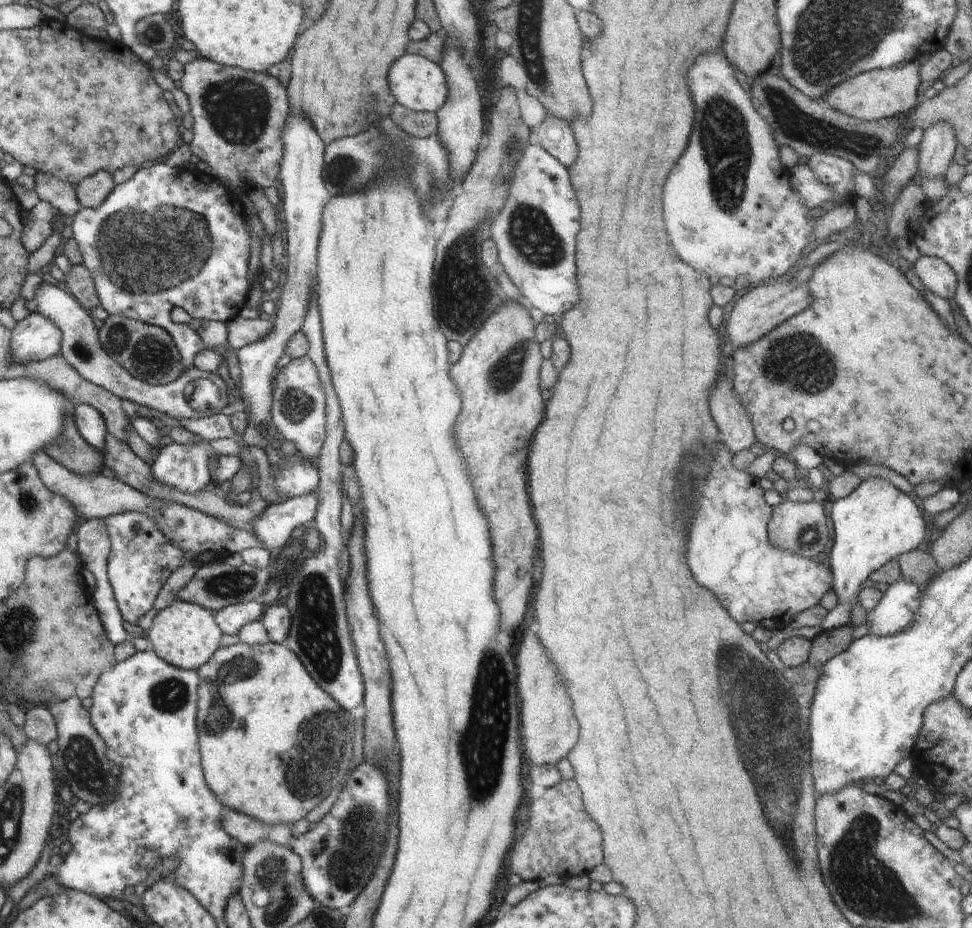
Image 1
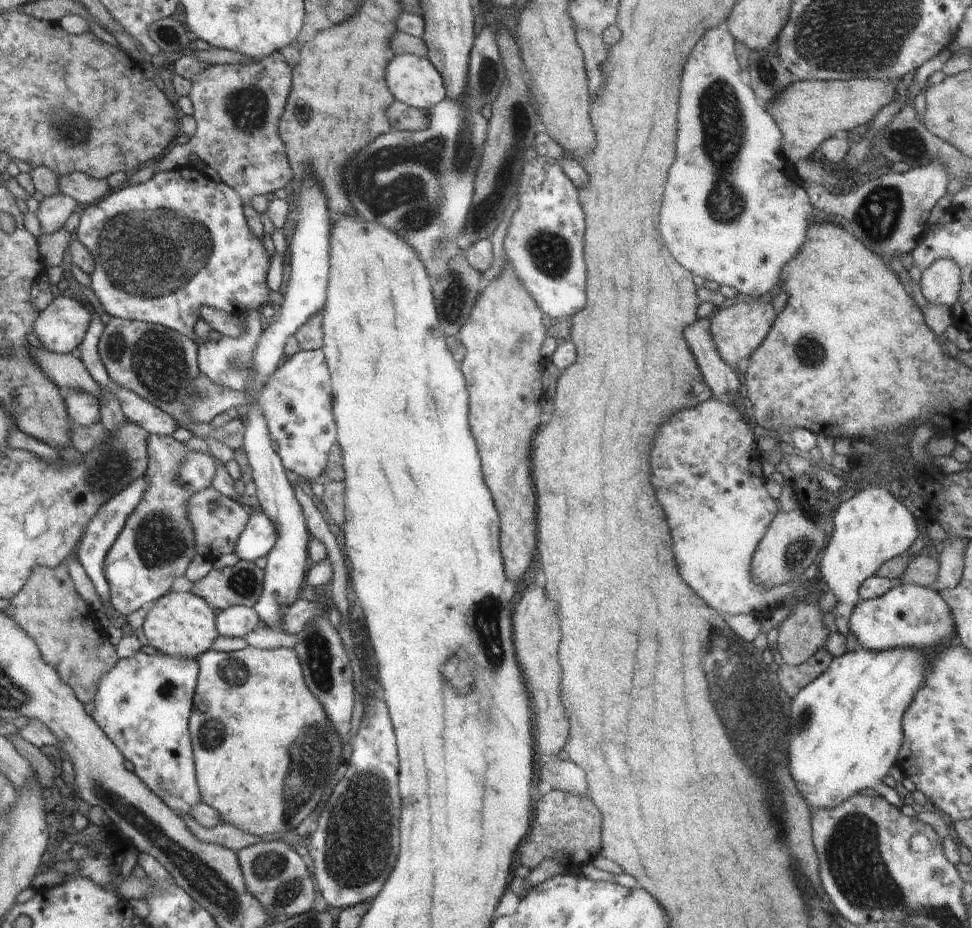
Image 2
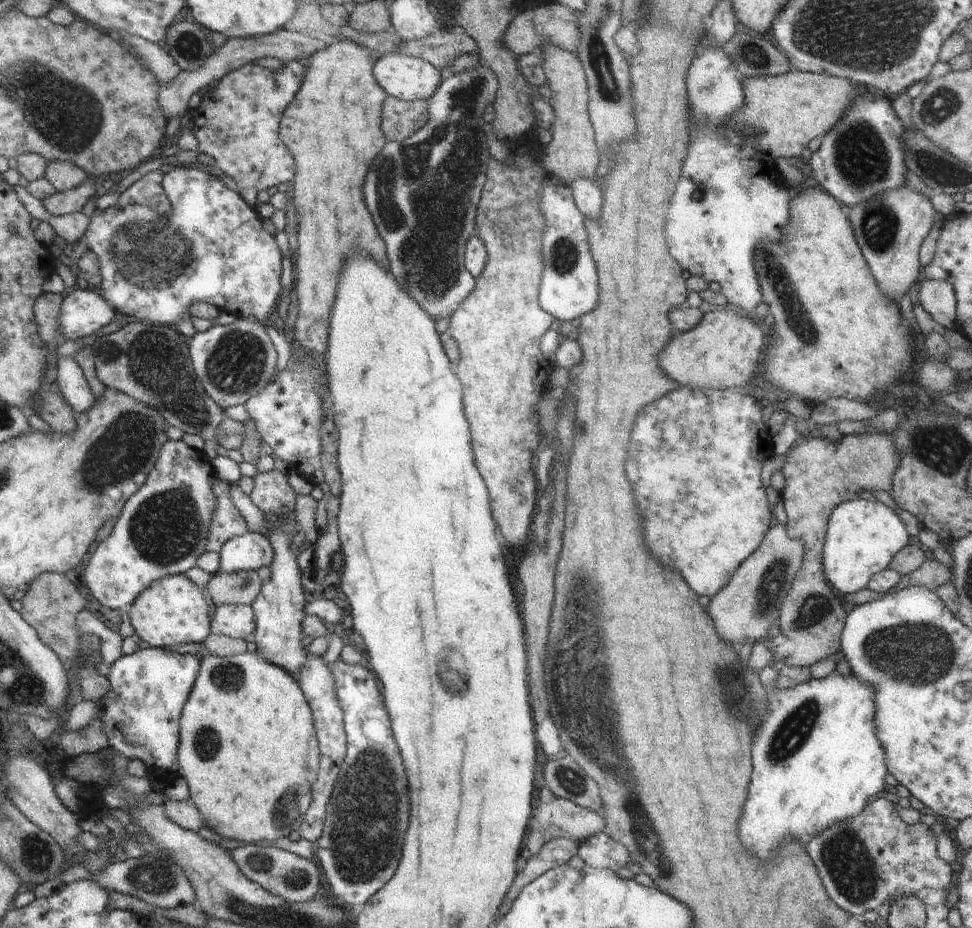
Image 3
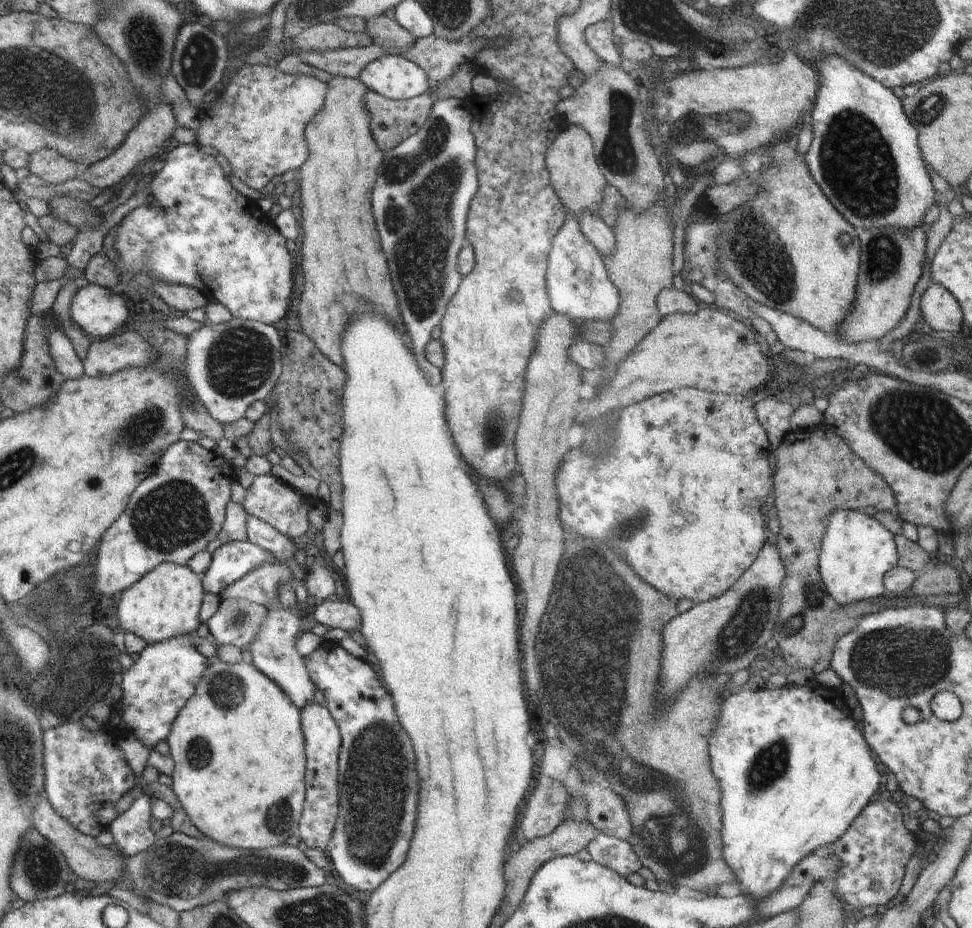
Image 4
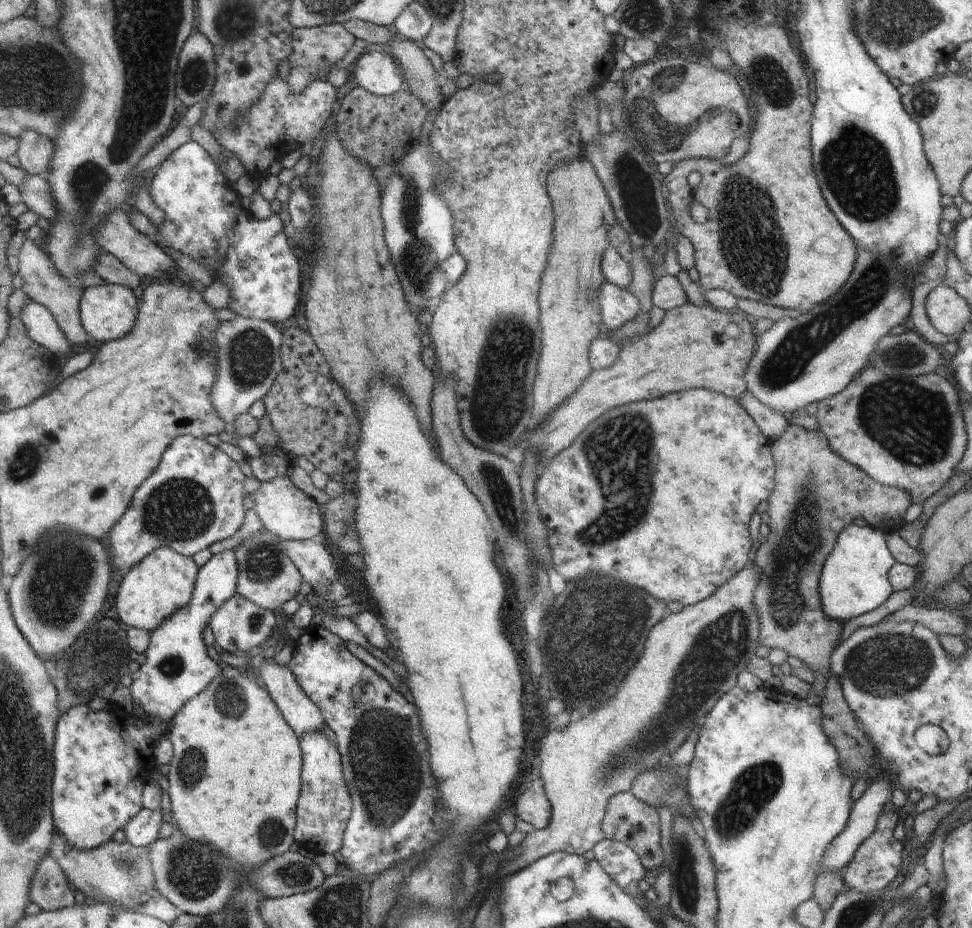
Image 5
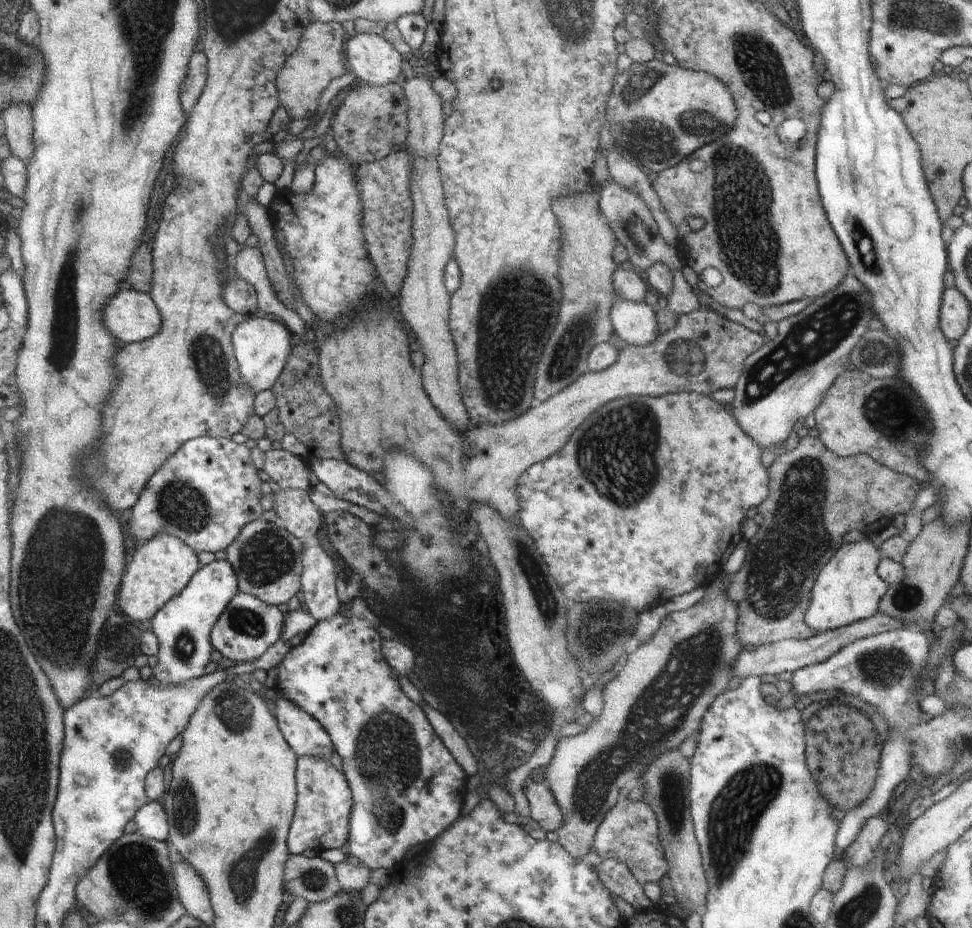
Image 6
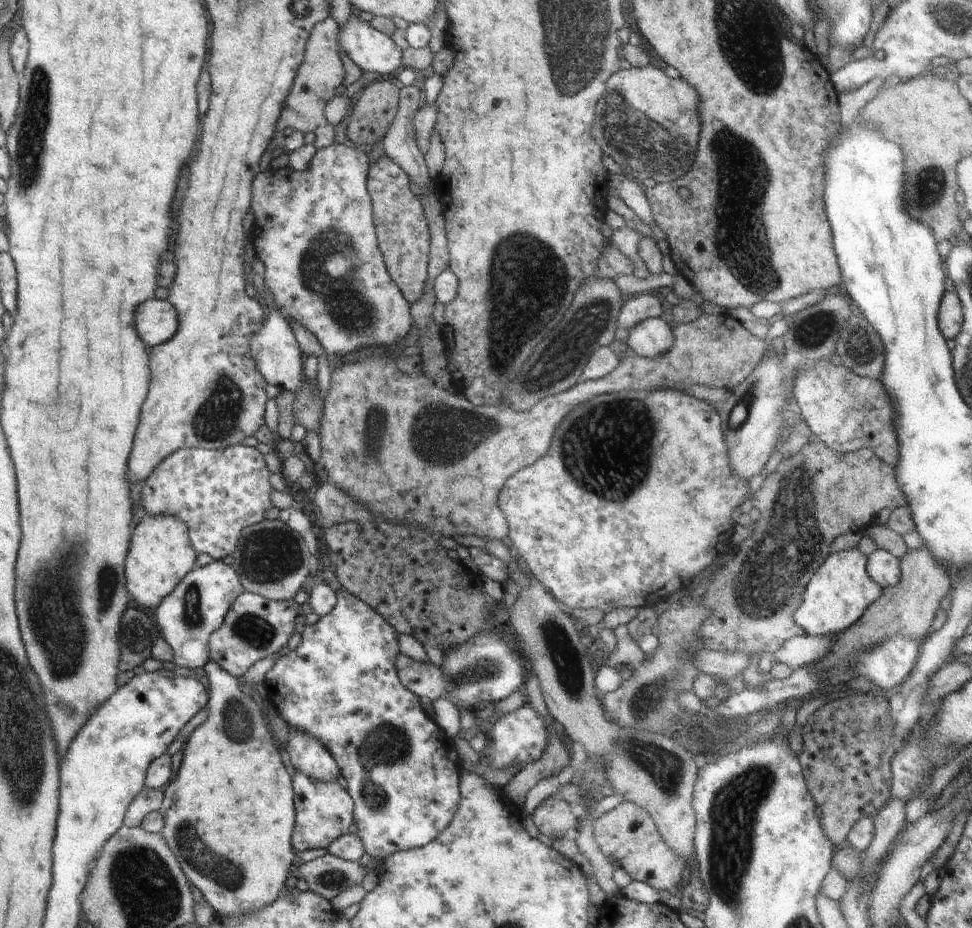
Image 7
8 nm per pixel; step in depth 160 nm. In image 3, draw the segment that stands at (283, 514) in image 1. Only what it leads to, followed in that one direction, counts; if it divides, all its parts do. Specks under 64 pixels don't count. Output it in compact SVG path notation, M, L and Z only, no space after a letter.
M249 530L224 544L220 552L219 572L232 574L240 570L256 571L263 566L270 567L273 559L273 546L267 533Z

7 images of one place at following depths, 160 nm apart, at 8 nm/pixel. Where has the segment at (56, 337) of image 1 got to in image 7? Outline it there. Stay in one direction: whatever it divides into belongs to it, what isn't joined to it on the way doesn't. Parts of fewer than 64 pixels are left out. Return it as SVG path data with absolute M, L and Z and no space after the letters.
M150 299L144 302L146 308L138 312L139 335L151 347L168 343L179 330L179 314L170 302Z

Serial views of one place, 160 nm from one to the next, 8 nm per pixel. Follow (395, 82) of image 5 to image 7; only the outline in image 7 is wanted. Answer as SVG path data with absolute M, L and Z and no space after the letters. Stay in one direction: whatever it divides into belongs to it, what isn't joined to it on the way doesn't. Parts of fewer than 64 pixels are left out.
M349 16L346 24L339 27L339 48L348 55L348 58L364 72L378 72L382 76L390 76L402 64L403 50L392 41L392 38L374 29L368 21L360 17Z

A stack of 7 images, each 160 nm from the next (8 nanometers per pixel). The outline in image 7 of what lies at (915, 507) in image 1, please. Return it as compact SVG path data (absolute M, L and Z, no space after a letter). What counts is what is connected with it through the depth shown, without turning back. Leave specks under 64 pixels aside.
M858 548L830 553L821 567L811 576L803 592L800 606L794 612L794 622L806 635L827 637L843 633L882 594L866 570L867 556Z

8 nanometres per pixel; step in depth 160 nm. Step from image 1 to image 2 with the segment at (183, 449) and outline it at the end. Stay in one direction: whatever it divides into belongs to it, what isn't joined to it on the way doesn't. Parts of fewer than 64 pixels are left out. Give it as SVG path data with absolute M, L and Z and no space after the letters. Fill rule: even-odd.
M188 452L178 472L178 478L184 486L198 494L211 486L215 473L216 462L213 457L210 458L209 454L200 452ZM142 476L142 478L134 480L132 484L128 484L122 492L118 492L118 495L112 496L109 503L106 503L101 508L101 511L98 512L98 515L94 516L93 520L90 520L90 530L86 528L85 536L82 538L82 542L78 544L77 558L82 567L84 567L88 578L94 583L94 589L96 589L96 593L102 602L102 607L107 602L110 602L110 586L108 586L108 582L104 575L104 562L106 556L110 548L114 545L116 538L118 538L120 532L122 532L122 528L126 525L126 520L128 520L130 514L134 512L140 500L142 500L146 488L148 488L148 478Z

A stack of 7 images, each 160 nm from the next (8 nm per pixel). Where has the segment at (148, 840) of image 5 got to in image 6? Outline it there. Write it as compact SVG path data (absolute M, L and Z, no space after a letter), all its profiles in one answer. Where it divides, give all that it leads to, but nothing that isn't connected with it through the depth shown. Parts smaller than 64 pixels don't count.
M150 801L150 804L142 805L133 819L139 835L166 842L169 826L162 803Z

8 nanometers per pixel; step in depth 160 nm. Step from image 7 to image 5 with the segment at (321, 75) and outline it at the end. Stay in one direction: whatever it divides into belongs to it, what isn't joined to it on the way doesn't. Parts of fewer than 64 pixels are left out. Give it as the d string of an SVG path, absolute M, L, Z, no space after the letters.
M342 23L296 28L292 32L290 67L310 66L314 70L342 60L355 44L355 37Z

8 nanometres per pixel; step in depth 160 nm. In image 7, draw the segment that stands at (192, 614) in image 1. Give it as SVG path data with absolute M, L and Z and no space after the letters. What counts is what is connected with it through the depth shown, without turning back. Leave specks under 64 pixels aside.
M148 515L134 531L134 544L130 544L130 560L126 560L126 584L134 592L136 606L157 608L177 584L192 571L196 562L194 544L189 539L188 526L170 515Z

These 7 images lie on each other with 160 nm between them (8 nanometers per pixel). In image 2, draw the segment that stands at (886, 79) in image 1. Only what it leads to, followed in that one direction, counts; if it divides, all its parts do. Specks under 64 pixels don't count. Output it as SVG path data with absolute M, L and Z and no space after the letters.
M834 79L811 81L795 81L790 84L780 96L774 98L767 112L774 118L774 122L782 134L782 153L789 163L805 160L821 150L822 143L832 136L839 136L848 130L871 123L876 114L886 105L893 102L900 92L900 85L895 82L883 82L877 79Z

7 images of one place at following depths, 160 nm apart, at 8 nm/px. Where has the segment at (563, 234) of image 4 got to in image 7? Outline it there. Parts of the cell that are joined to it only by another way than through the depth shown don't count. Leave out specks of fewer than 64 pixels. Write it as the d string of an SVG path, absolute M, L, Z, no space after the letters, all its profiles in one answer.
M652 317L629 329L626 340L629 352L639 357L657 359L675 343L674 329L661 317Z

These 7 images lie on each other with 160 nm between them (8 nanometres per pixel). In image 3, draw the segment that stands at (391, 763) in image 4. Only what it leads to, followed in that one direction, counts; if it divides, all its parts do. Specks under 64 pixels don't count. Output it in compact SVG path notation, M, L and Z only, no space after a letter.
M341 659L332 662L330 668L338 702L345 713L348 754L326 806L323 832L314 850L326 870L326 892L337 896L341 905L358 910L396 872L408 828L410 798L404 764L390 730L384 696L376 688L376 676L358 664L346 664Z

